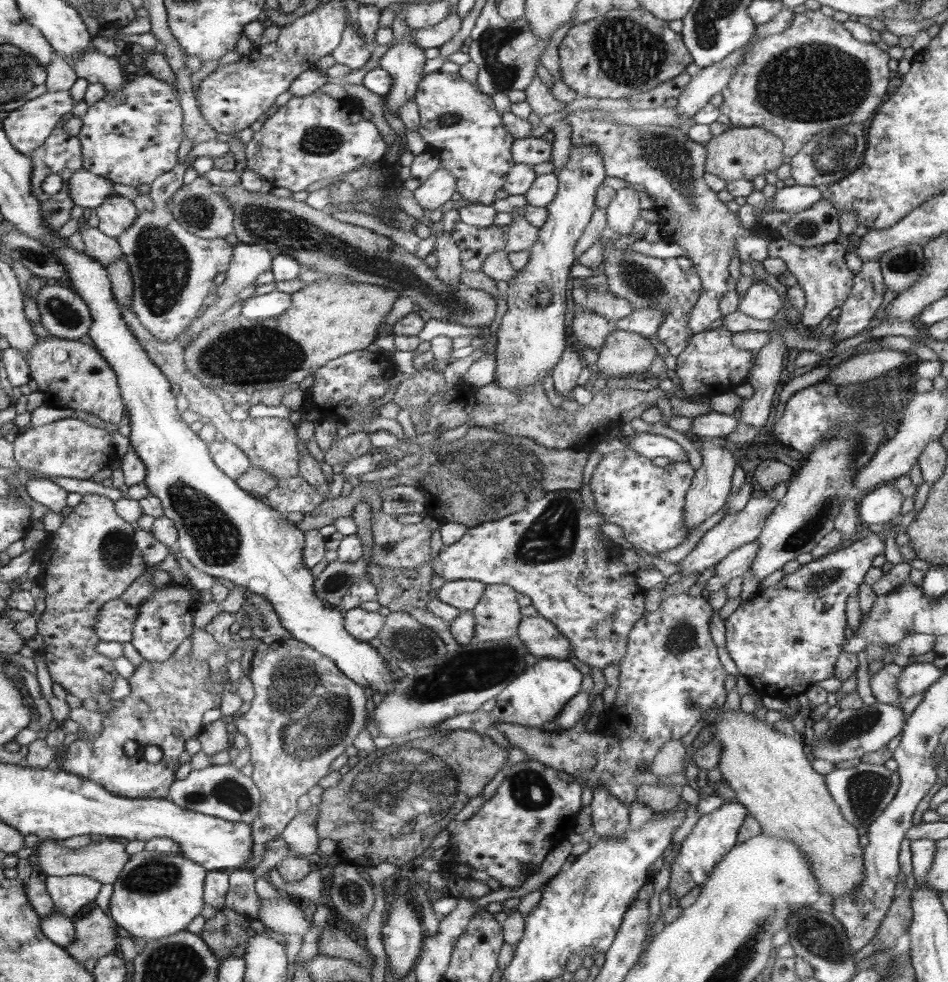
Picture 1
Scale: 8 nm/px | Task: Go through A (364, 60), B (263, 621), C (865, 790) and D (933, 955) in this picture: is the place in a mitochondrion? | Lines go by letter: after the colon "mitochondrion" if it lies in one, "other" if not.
A: other
B: mitochondrion
C: mitochondrion
D: other

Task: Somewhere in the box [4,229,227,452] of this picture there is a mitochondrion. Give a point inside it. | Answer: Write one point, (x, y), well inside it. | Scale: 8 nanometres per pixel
(65, 313)

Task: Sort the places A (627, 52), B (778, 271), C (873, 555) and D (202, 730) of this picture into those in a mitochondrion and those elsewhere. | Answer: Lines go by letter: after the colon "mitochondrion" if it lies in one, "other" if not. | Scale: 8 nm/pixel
A: mitochondrion
B: other
C: other
D: other

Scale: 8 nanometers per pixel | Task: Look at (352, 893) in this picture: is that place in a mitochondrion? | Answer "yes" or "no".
yes

